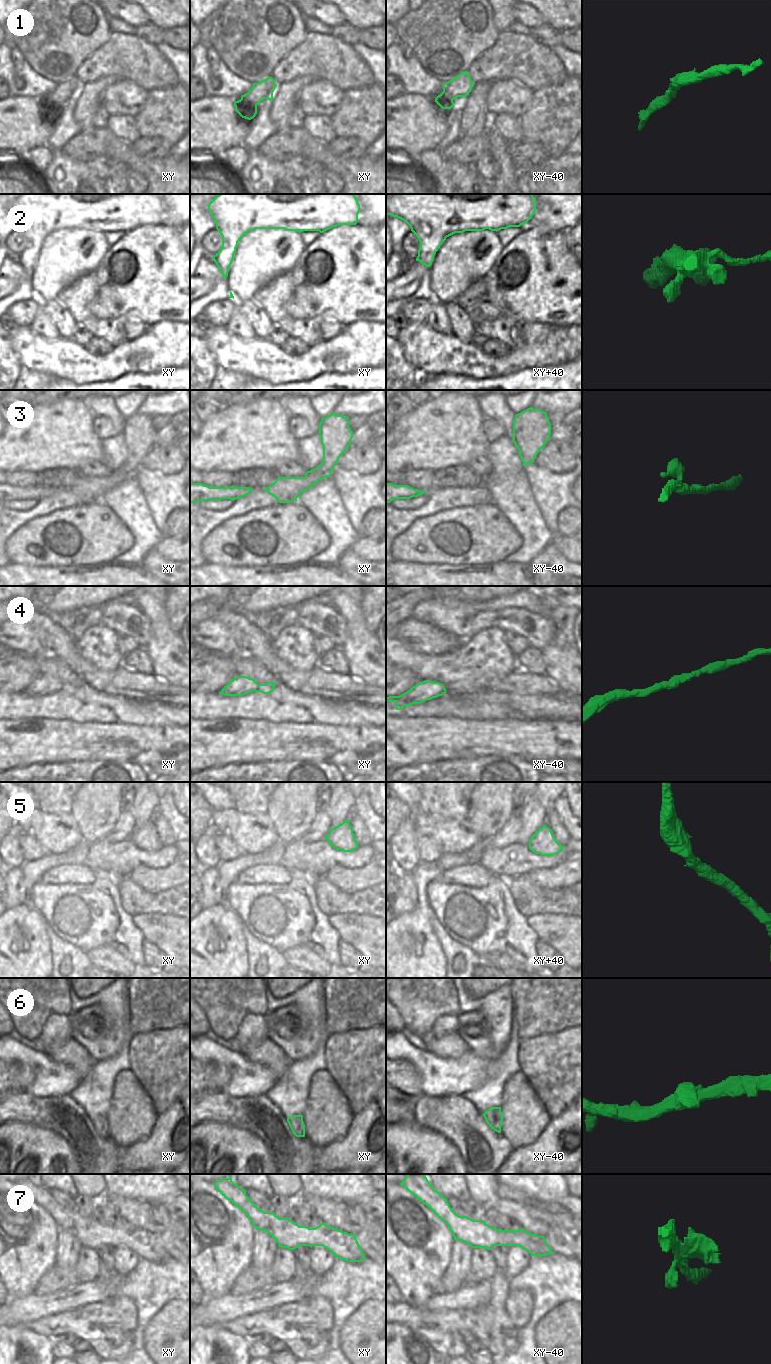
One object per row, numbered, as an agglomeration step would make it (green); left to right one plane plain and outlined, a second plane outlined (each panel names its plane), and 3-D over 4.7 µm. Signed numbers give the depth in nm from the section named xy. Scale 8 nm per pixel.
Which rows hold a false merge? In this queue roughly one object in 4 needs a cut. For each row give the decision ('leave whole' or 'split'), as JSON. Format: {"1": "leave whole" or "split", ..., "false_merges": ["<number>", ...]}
{"1": "leave whole", "2": "leave whole", "3": "leave whole", "4": "leave whole", "5": "leave whole", "6": "leave whole", "7": "split", "false_merges": ["7"]}

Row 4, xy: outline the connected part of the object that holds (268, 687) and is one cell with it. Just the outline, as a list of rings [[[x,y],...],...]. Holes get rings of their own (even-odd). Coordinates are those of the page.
[[[236,676],[222,688],[219,694],[225,696],[243,696],[254,691],[269,694],[274,691],[275,685],[275,682],[258,684],[253,678],[247,676]]]

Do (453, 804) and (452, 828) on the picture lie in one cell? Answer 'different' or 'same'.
different

